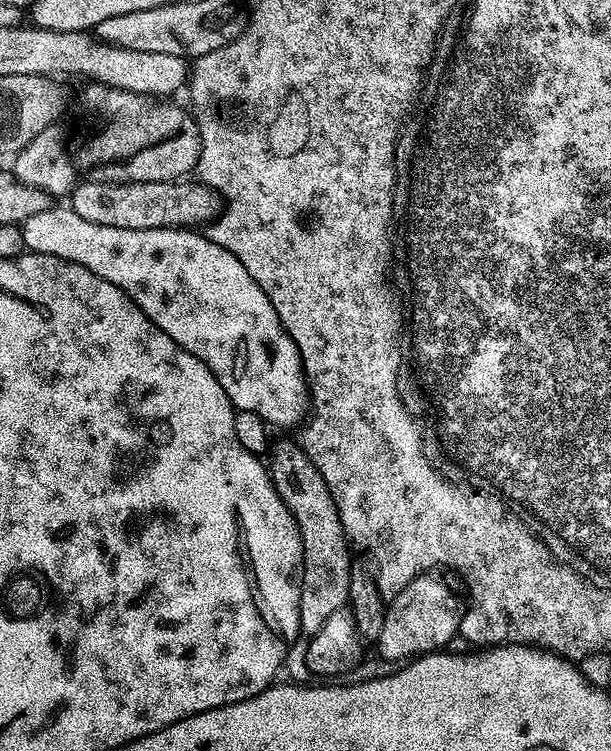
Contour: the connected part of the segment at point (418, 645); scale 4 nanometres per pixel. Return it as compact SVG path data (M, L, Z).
M435 575L415 576L387 605L378 641L380 652L386 659L404 662L409 658L447 649L451 645L448 643L457 639L462 615L460 600L442 581L432 576Z

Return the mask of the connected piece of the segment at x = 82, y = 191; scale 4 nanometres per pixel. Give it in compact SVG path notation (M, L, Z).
M192 178L134 184L99 184L88 180L72 189L70 207L74 214L86 218L86 222L98 222L98 226L122 226L122 230L195 229L200 226L196 224L208 226L219 217L222 197L210 186Z

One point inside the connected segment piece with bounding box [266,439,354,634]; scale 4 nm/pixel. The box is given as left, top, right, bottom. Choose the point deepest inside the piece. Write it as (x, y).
(324, 578)

